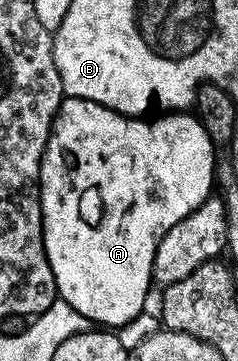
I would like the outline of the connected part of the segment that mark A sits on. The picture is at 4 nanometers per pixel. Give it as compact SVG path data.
M65 97L57 109L57 114L53 116L53 126L41 160L41 226L45 236L47 259L55 275L57 292L60 300L79 311L79 315L83 315L90 323L97 324L98 321L101 324L98 326L101 327L120 327L133 321L139 309L138 306L129 305L129 289L141 289L145 285L145 277L147 281L147 251L156 249L168 229L175 227L175 223L179 223L187 215L191 215L191 211L198 209L211 196L212 189L209 188L214 188L215 185L215 146L192 112L169 111L164 115L157 115L154 121L145 120L149 119L126 117L124 113L116 113L113 109L103 107L99 103L91 103L87 99Z

